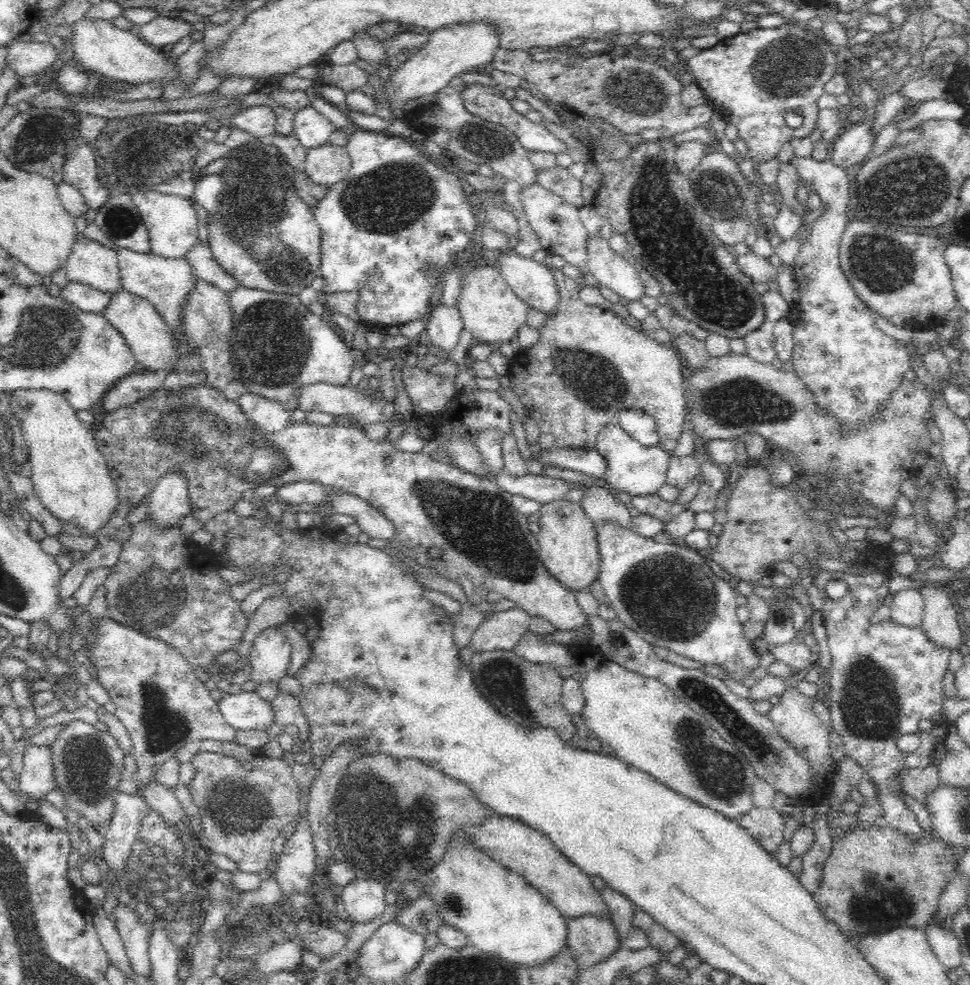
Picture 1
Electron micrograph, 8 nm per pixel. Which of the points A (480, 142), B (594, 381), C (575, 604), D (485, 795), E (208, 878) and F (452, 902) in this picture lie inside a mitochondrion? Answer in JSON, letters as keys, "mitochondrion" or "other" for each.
{"A":"mitochondrion","B":"mitochondrion","C":"other","D":"other","E":"other","F":"mitochondrion"}

